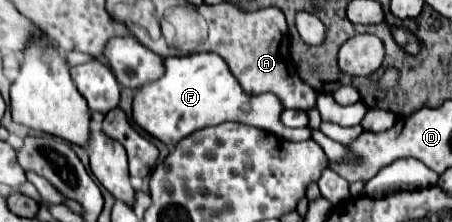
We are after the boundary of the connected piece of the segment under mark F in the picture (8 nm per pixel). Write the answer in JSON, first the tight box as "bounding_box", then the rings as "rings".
{"bounding_box":[133,54,285,146],"rings":[[[217,54],[169,56],[163,58],[163,66],[165,66],[165,74],[161,78],[143,84],[135,92],[133,120],[145,132],[165,142],[167,146],[177,144],[193,130],[215,126],[227,120],[245,122],[269,132],[277,132],[285,128],[279,122],[279,112],[283,110],[281,102],[273,94],[259,94],[249,98],[221,56]]]}

